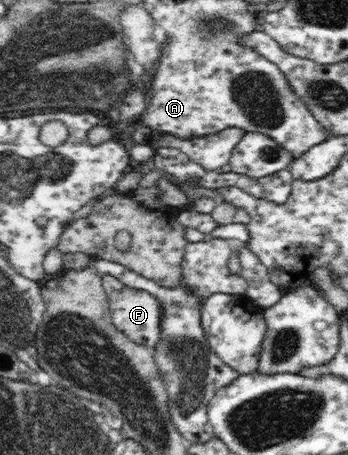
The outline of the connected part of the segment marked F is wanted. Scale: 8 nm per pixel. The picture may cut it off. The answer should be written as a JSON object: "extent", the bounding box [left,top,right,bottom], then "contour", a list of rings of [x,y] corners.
{"extent":[101,274,160,348],"contour":[[[104,274],[101,276],[102,285],[107,295],[111,321],[117,330],[124,333],[130,340],[139,345],[154,348],[160,340],[160,304],[148,292],[129,288],[120,283],[114,276]]]}

